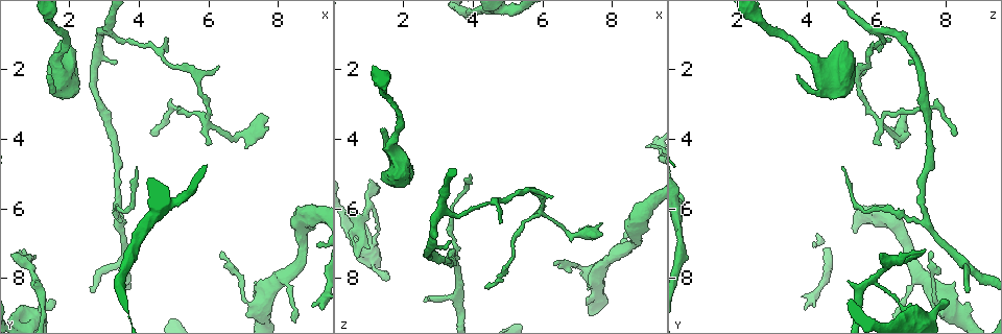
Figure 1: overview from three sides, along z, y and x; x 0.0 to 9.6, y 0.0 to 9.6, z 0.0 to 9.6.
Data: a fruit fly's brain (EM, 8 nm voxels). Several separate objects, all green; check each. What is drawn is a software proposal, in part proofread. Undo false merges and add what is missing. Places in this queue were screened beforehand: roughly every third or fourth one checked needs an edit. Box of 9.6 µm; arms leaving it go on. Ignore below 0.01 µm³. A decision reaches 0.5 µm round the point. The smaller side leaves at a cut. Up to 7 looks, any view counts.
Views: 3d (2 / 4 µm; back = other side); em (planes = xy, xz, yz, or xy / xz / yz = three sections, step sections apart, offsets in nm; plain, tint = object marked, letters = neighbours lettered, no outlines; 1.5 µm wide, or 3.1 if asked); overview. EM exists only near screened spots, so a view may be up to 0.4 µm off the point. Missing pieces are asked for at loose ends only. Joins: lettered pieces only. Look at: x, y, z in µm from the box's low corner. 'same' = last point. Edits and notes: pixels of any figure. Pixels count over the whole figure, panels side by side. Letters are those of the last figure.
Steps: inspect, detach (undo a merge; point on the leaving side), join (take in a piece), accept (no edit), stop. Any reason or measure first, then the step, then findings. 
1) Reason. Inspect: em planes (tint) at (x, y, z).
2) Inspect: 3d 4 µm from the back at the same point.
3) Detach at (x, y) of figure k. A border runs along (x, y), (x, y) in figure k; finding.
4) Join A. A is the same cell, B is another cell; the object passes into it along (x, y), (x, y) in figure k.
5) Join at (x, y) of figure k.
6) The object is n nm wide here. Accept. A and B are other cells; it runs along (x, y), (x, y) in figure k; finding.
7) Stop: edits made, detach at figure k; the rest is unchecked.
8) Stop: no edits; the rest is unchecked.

Tapers out. Inspect: em planes (plain) at (4.85, 1.15, 6.40).

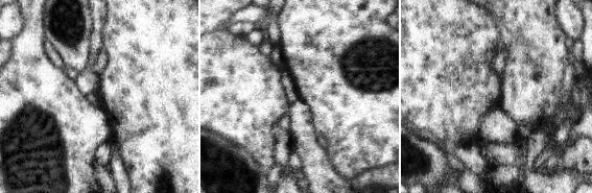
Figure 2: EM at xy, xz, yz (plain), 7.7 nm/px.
What lies round it. Inspect: em planes (letters) at the same point.

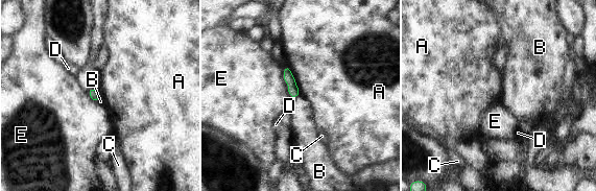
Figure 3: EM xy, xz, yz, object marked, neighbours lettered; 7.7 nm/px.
Accept. A, B, C, D and E are other cells; a border runs along (286, 65), (291, 72), (300, 94) in figure 3; none of them fits.

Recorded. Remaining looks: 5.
Free end. Inspect: 3d 2 µm at (4.45, 3.90, 8.20).

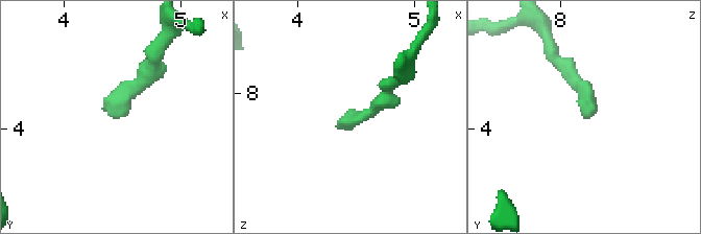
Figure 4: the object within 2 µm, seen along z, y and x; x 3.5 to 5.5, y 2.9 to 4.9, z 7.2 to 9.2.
Inspect: em planes (letters) at (4.40, 3.92, 8.22).

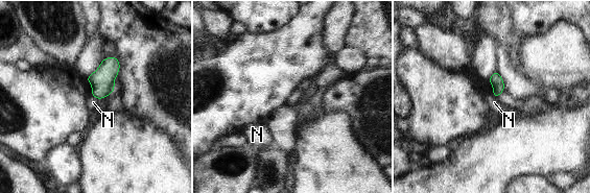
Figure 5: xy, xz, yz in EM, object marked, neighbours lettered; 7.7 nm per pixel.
Accept. N is another cell; a border runs along (92, 96), (99, 99) in figure 5; none of them fits.

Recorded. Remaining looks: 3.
Calibre changes. Inspect: 3d 2 µm at (8.30, 7.95, 7.15).

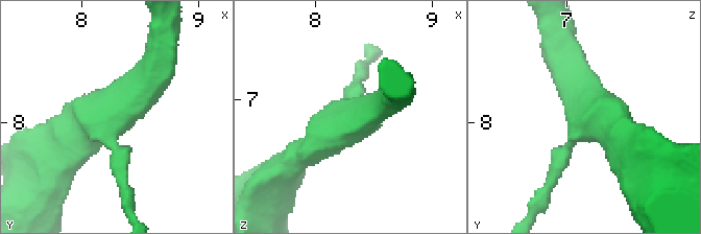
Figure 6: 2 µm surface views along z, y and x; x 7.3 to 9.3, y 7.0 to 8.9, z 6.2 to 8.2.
Inspect: em yz step 4 (tint) at (8.28, 7.96, 7.18).

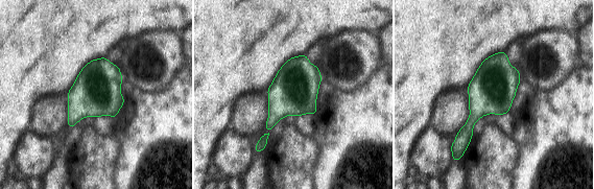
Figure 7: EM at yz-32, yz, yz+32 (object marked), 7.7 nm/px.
Inspect: em yz step 4 (letters) at the same point.

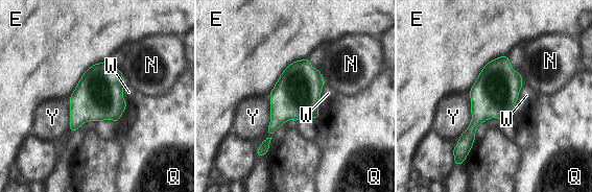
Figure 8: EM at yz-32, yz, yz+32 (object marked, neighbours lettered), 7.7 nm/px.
Accept. E, N, Q, W and Y are other cells; a border runs along (523, 84), (511, 116) in figure 8; one neuron here.

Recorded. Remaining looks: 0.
Stop: no edits; the rest is unchecked.

